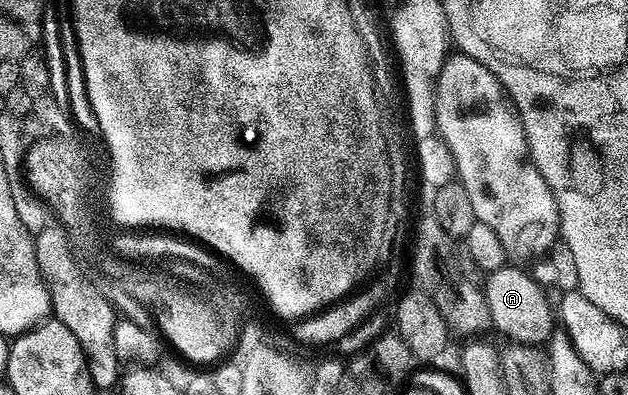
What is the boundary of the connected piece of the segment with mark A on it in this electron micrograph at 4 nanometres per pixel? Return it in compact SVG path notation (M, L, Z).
M505 266L487 273L483 281L484 300L488 303L488 318L491 327L496 327L509 341L517 344L544 346L554 335L554 308L548 305L548 296L540 284L520 266Z

